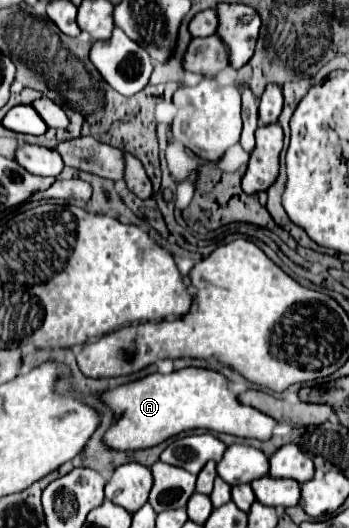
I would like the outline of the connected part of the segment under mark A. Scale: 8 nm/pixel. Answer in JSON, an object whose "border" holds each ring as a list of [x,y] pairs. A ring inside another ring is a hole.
{"border":[[[180,369],[170,375],[152,373],[138,381],[120,385],[100,393],[106,407],[112,409],[116,421],[104,433],[104,445],[114,451],[136,451],[154,447],[182,431],[208,429],[244,439],[266,441],[276,427],[276,421],[252,407],[238,405],[236,395],[228,391],[228,381],[210,369]]]}

